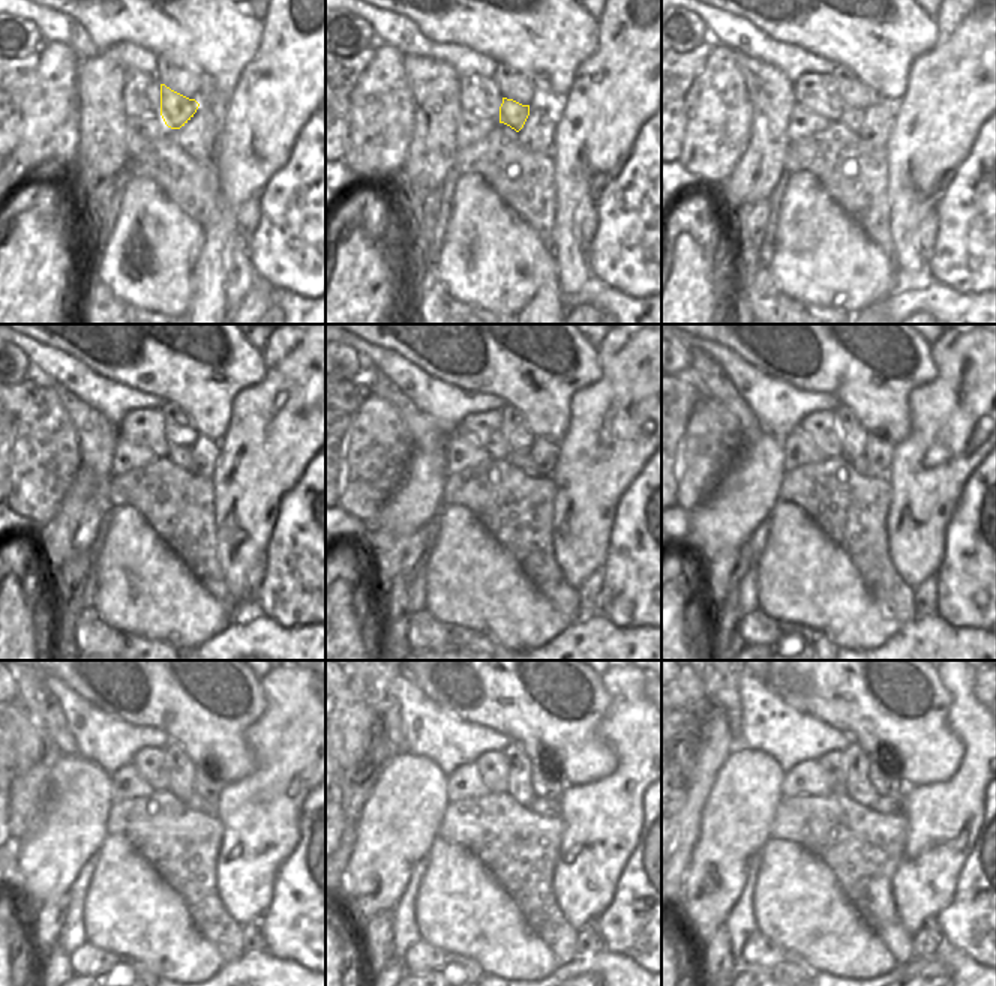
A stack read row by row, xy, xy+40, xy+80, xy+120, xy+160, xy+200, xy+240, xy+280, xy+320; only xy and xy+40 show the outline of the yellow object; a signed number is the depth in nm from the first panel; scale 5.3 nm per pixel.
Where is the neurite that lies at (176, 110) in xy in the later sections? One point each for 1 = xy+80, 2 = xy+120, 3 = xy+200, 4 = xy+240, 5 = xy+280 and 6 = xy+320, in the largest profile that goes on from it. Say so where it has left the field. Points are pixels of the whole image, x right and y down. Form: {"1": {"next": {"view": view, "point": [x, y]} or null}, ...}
{"1": {"next": {"view": "xy+80", "point": [852, 117]}}, "2": {"next": {"view": "xy+120", "point": [180, 455]}}, "3": {"next": {"view": "xy+200", "point": [861, 464]}}, "4": {"next": {"view": "xy+240", "point": [195, 802]}}, "5": {"next": {"view": "xy+280", "point": [542, 806]}}, "6": {"next": {"view": "xy+320", "point": [894, 803]}}}

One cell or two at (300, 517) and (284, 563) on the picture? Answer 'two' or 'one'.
one

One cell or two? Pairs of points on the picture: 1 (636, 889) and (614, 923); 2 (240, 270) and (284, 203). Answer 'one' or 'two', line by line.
1: one
2: two

